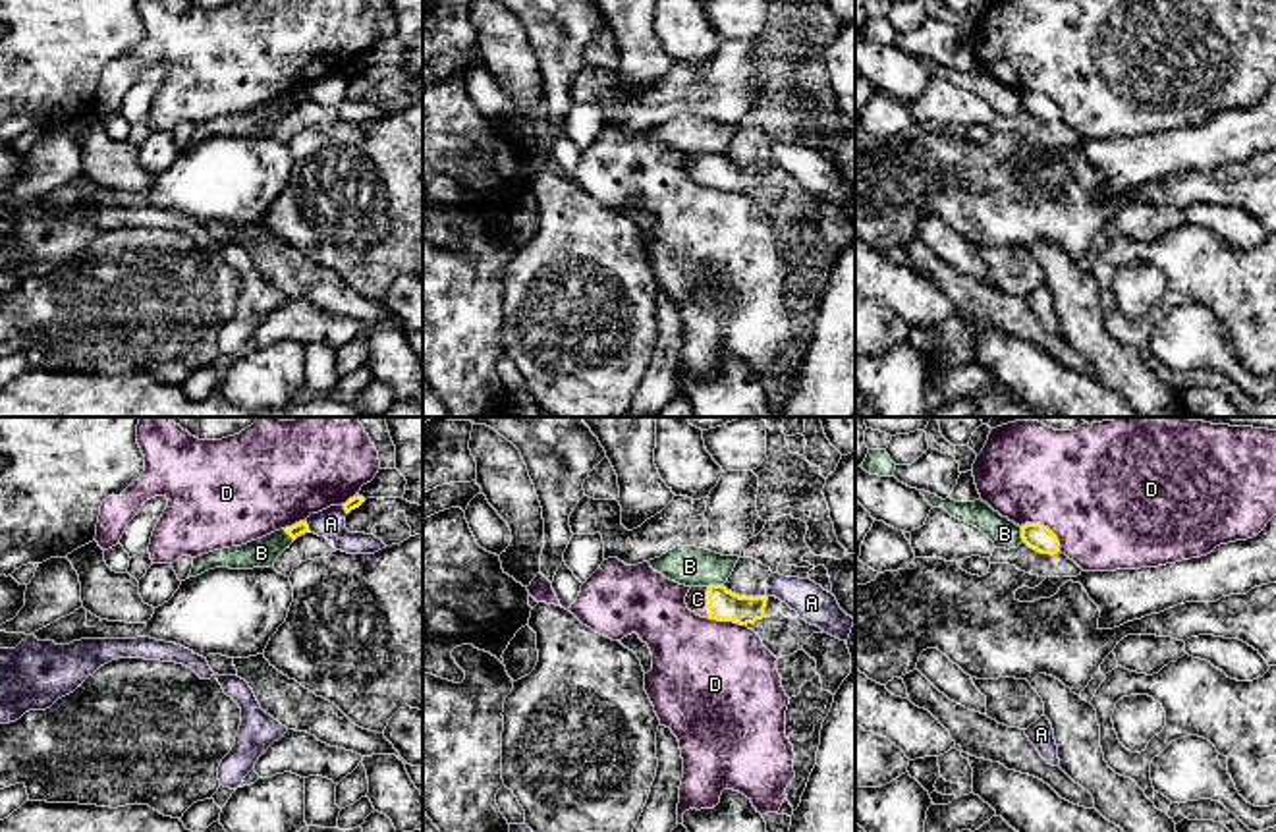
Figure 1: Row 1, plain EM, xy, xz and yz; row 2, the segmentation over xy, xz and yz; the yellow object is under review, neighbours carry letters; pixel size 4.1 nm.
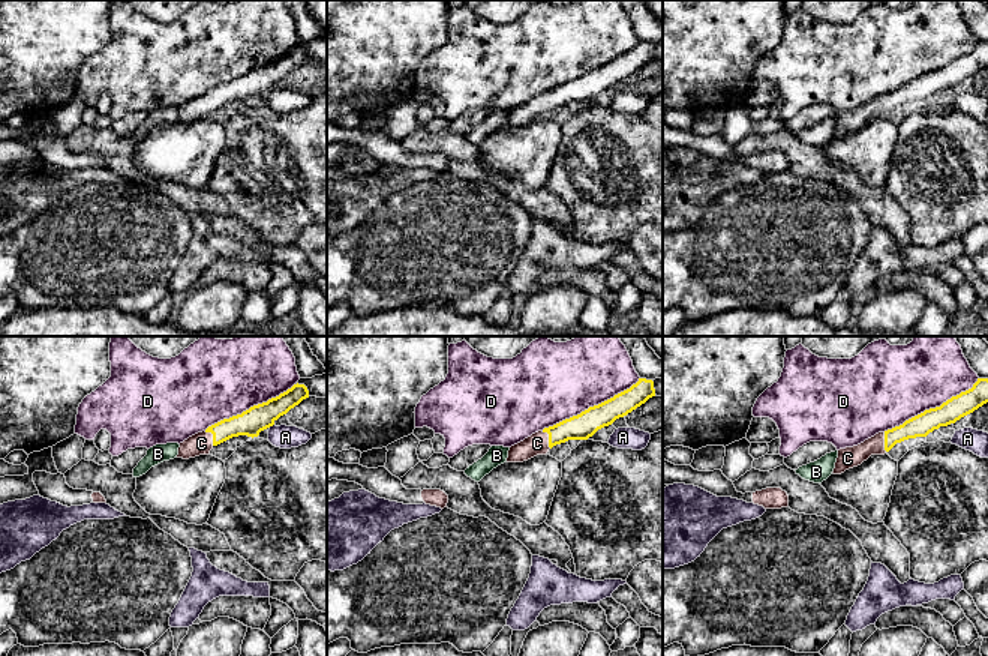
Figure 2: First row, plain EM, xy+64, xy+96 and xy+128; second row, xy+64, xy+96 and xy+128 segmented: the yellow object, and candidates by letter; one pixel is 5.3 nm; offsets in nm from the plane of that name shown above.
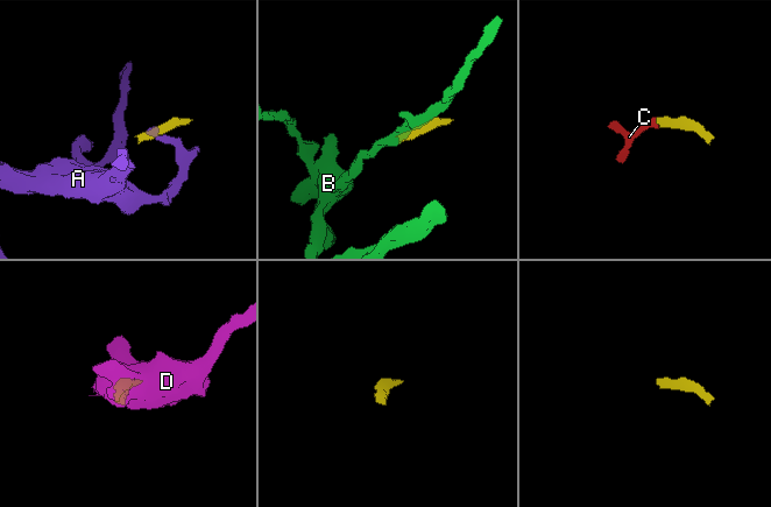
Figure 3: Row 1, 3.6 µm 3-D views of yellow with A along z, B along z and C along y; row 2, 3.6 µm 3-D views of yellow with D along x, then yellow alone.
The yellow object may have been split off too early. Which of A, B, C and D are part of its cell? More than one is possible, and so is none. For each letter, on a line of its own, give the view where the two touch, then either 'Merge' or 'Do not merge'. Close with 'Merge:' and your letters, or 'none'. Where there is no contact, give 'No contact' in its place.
A: Touches yellow in xy. Do not merge
B: Touches yellow in xz. Do not merge
C: Touches yellow in xz. Merge
D: Touches yellow in yz. Do not merge
Merge: C

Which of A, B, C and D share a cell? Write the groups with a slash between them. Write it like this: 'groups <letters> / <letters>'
groups A / B / C / D

